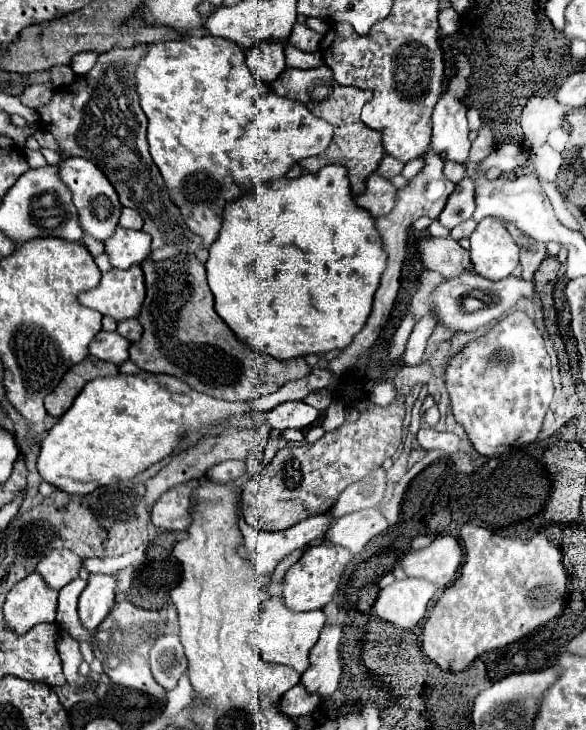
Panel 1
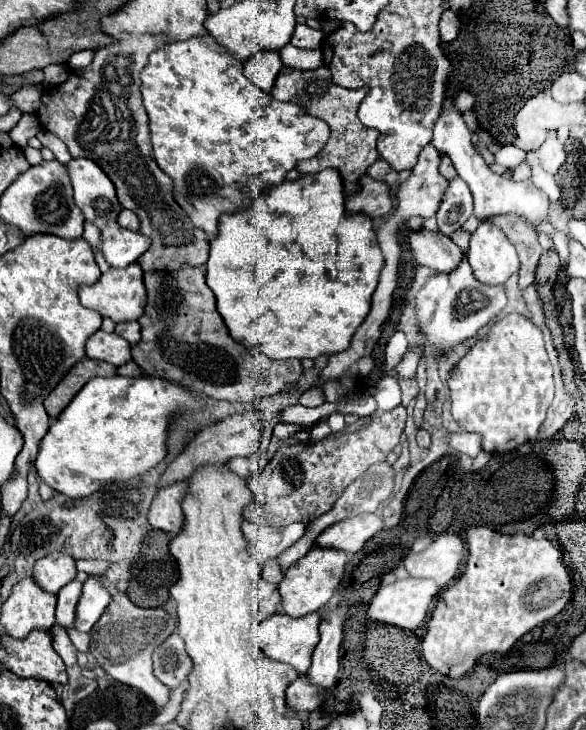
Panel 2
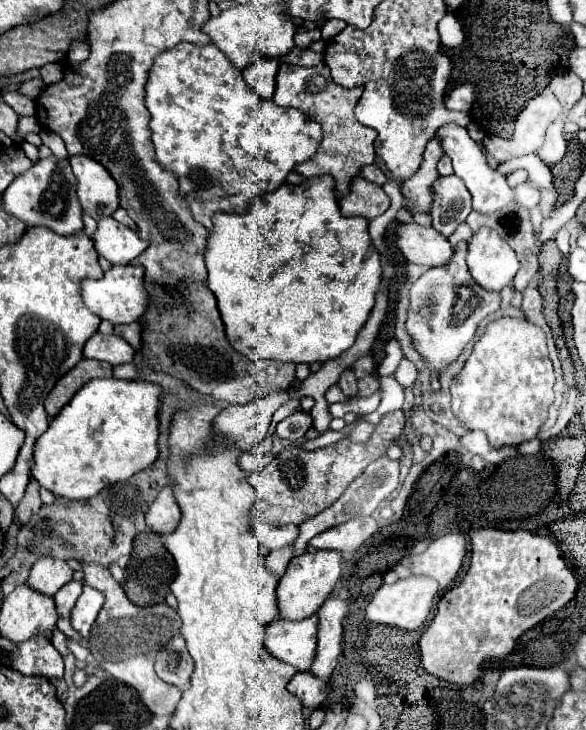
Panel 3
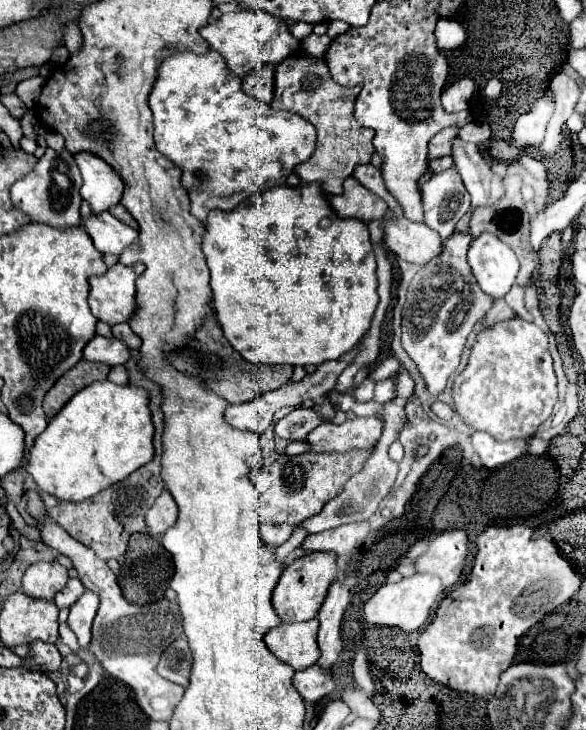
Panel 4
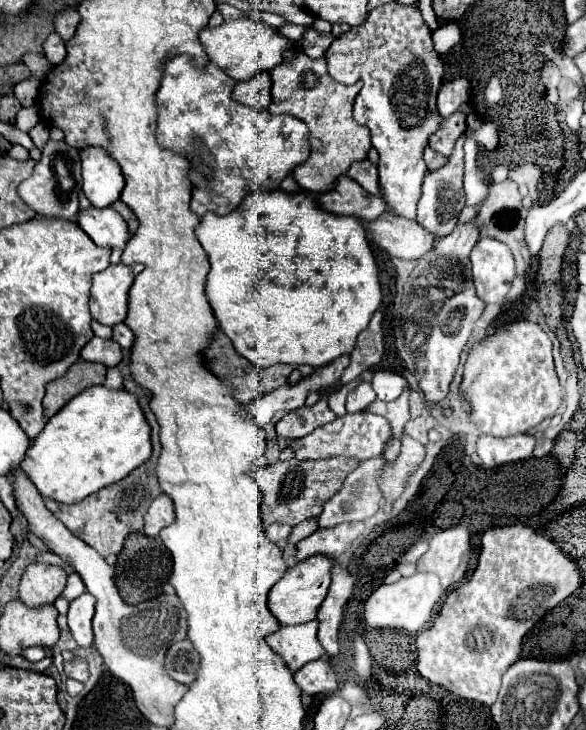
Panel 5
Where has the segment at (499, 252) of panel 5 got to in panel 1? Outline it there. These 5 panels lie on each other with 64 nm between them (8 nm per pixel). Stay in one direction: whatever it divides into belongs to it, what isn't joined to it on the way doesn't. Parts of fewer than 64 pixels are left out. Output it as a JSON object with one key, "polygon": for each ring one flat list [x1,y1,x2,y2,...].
{"polygon":[[484,218,470,236,470,262,476,274,500,280,518,266,518,246,510,238,502,220]]}

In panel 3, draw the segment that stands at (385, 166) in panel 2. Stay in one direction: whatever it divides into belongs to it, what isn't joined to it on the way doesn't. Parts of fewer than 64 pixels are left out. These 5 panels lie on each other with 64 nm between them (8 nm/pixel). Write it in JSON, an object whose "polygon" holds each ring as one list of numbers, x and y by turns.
{"polygon":[[370,164,370,166,366,166,366,168,362,168,360,170,360,176,364,178,364,180,370,180,372,184,378,184,378,186,384,186,386,184,386,176,384,176,384,172,376,166,376,164]]}

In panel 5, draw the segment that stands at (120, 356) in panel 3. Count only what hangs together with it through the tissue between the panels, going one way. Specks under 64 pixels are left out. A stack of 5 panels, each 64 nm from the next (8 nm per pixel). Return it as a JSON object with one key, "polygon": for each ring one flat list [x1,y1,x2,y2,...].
{"polygon":[[94,336,80,350,80,358,86,362,98,362,110,368,110,366,118,366,118,362,122,360,122,354,120,354,120,346,114,340,104,340]]}

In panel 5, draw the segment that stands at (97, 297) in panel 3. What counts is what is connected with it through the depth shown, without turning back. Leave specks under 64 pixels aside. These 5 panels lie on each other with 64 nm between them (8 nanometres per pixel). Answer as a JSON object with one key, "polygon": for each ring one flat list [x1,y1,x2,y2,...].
{"polygon":[[116,264,92,276,90,314,94,320,106,326,116,326,126,320,128,312,128,290,136,276,134,266]]}

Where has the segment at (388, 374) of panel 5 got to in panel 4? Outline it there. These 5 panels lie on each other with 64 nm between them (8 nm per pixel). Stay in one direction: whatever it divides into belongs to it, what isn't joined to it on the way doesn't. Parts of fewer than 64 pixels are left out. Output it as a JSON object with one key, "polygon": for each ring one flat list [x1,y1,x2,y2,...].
{"polygon":[[396,378,380,380,380,382,376,382,374,400,376,400,376,402,388,402,388,400,394,398,394,392,396,392]]}

